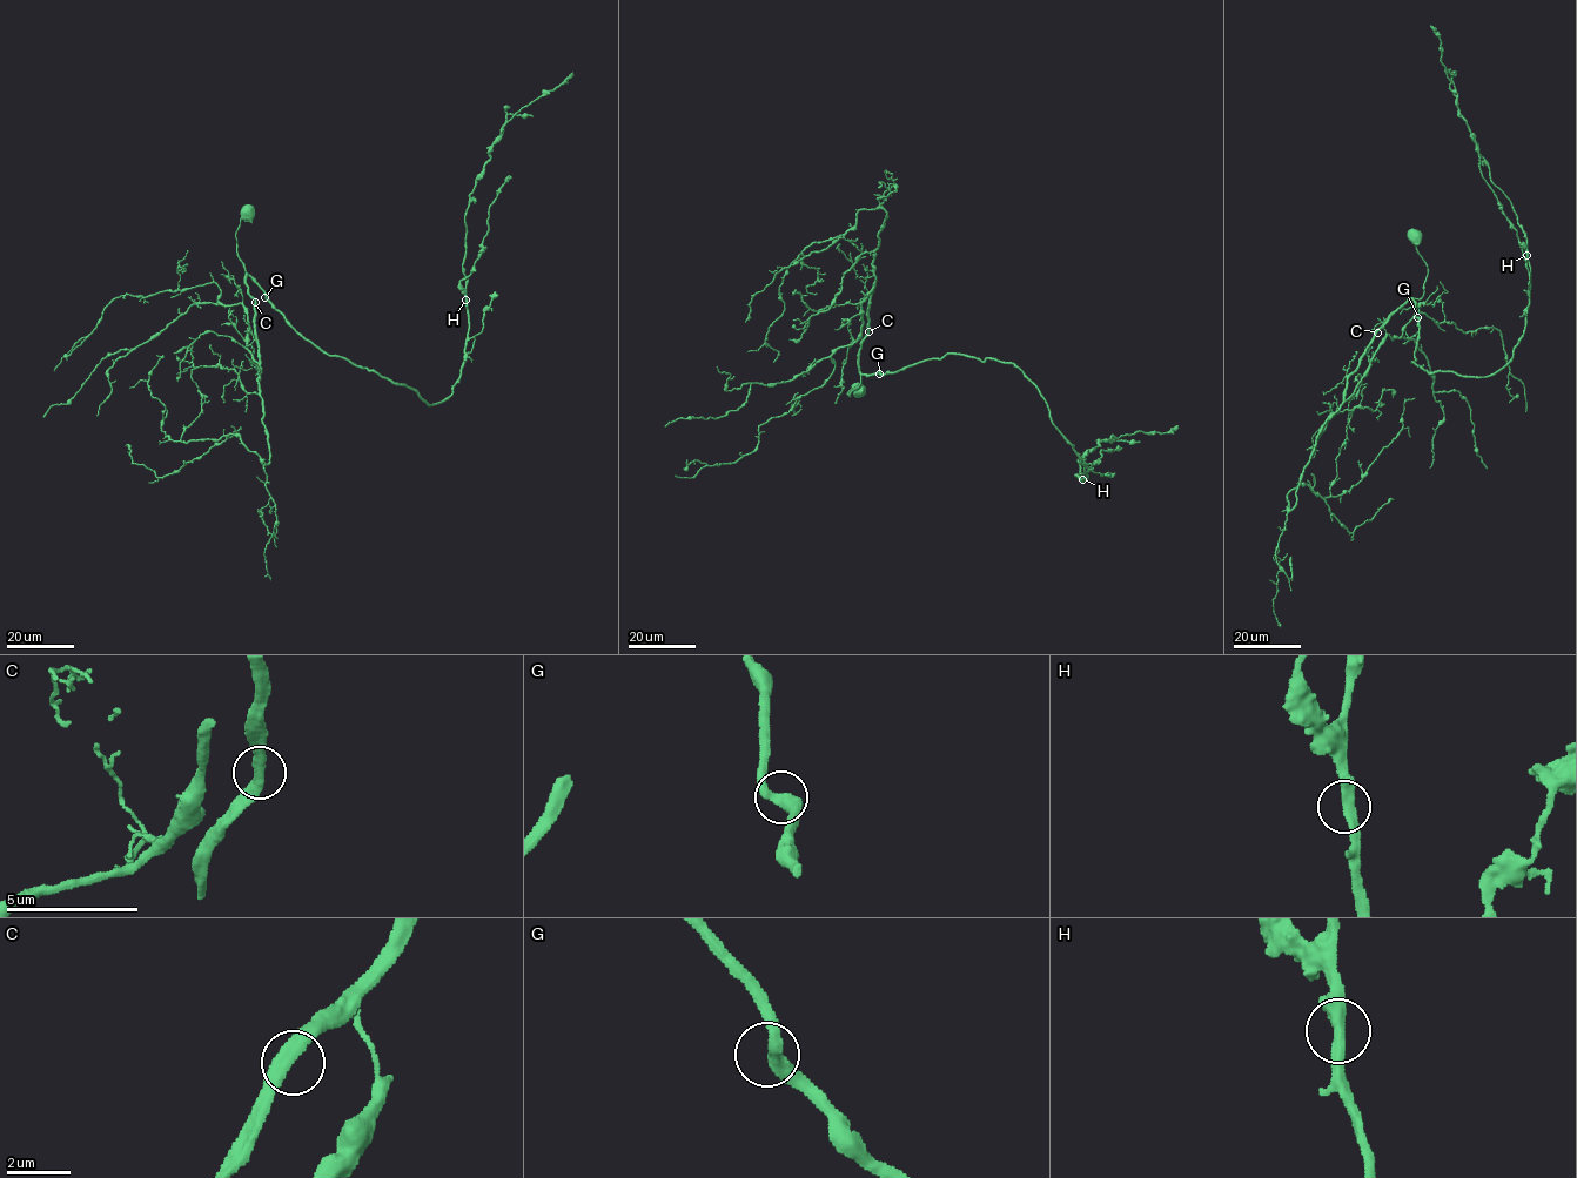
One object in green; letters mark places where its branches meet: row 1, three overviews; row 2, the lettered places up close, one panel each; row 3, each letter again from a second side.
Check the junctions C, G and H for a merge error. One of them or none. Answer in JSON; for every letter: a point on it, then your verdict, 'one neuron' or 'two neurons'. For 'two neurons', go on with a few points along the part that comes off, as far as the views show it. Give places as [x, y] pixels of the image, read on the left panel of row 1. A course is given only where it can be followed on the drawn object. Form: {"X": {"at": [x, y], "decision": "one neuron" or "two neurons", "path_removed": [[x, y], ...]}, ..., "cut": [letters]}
{"C": {"at": [255, 302], "decision": "one neuron"}, "G": {"at": [264, 297], "decision": "one neuron"}, "H": {"at": [465, 300], "decision": "one neuron"}, "cut": []}

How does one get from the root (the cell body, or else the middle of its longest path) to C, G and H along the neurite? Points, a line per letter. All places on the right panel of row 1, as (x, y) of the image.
C: (1415, 236), (1416, 250), (1428, 267), (1423, 296), (1408, 300), (1377, 331)
G: (1415, 236), (1416, 250), (1428, 267), (1423, 296), (1414, 300), (1417, 317)
H: (1415, 236), (1428, 276), (1414, 300), (1411, 362), (1429, 374), (1487, 377), (1511, 358), (1529, 303), (1527, 255)

